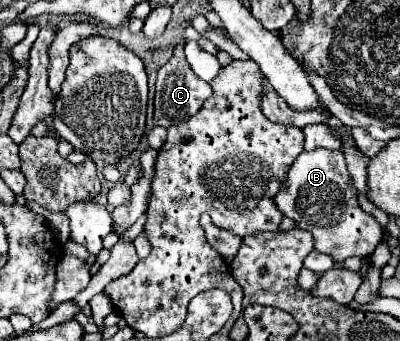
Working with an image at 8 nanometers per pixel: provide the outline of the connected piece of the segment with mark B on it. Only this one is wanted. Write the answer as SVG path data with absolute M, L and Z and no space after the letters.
M323 148L301 152L295 164L291 164L287 180L273 200L287 218L295 220L299 228L313 234L315 250L331 256L335 264L349 256L369 256L383 238L383 228L377 220L365 214L357 204L357 190L347 170L343 152Z

